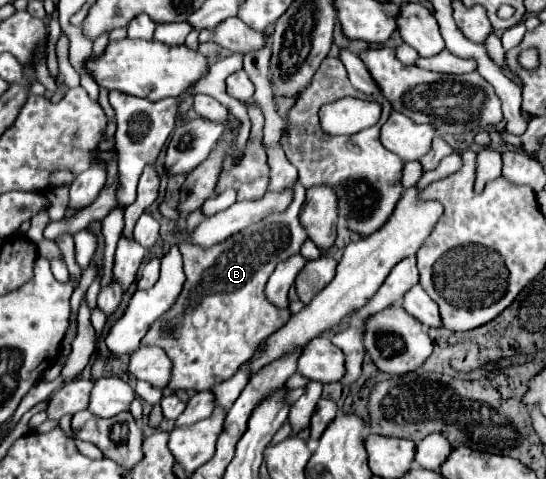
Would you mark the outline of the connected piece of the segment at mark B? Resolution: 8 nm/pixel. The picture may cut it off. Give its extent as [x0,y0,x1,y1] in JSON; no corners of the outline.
[140,38,308,390]

